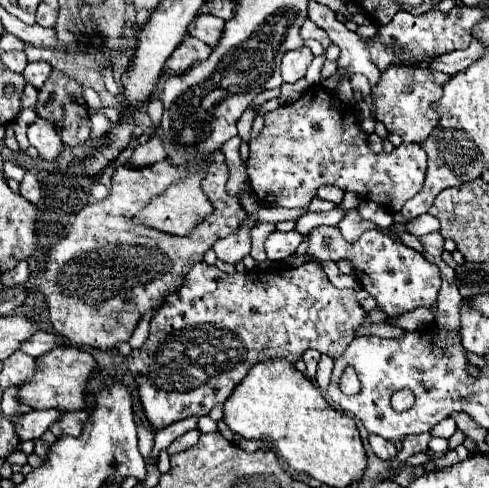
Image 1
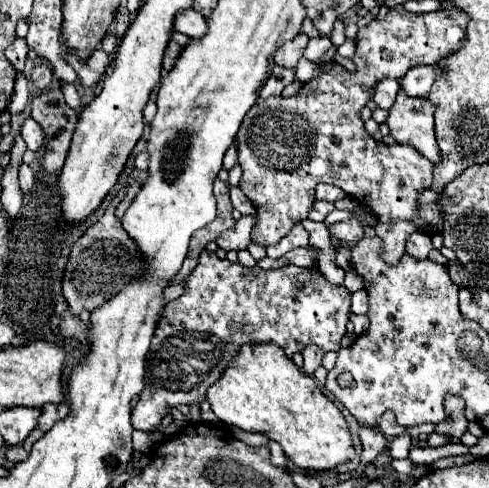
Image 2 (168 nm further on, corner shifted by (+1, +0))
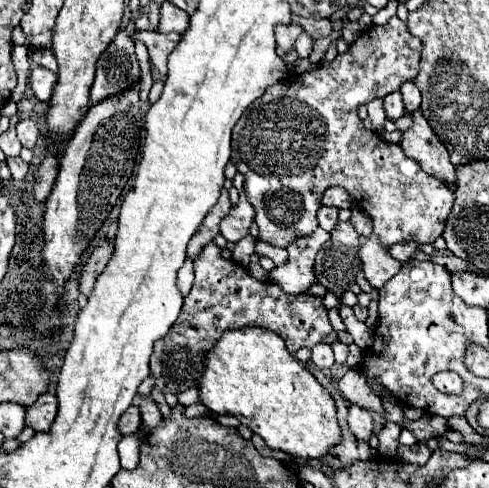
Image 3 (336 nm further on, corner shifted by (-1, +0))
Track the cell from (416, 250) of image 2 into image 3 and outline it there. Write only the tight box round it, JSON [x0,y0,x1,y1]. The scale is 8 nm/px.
[389,242,419,262]

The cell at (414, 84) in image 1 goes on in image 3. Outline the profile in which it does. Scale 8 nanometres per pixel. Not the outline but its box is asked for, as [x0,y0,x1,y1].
[399,110,455,186]

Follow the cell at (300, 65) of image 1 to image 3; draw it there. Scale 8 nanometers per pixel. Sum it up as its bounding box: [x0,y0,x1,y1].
[275,24,303,58]

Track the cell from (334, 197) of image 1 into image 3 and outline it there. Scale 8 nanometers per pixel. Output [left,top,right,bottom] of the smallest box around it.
[323,188,353,208]

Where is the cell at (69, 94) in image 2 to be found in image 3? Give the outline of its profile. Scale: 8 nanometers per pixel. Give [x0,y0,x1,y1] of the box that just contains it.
[29,50,57,72]

